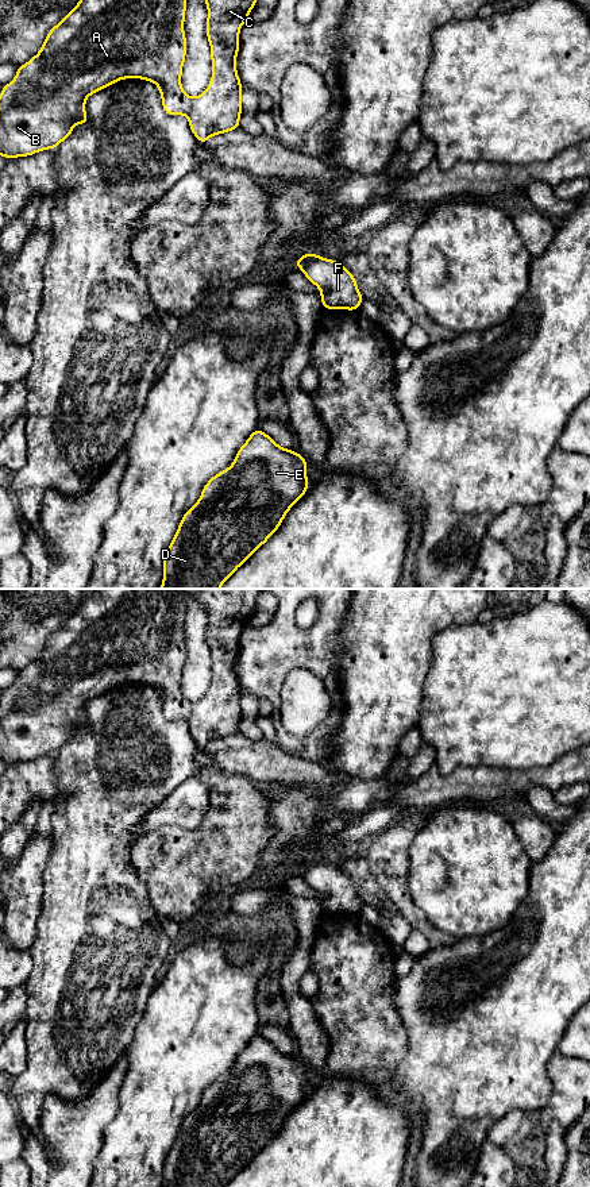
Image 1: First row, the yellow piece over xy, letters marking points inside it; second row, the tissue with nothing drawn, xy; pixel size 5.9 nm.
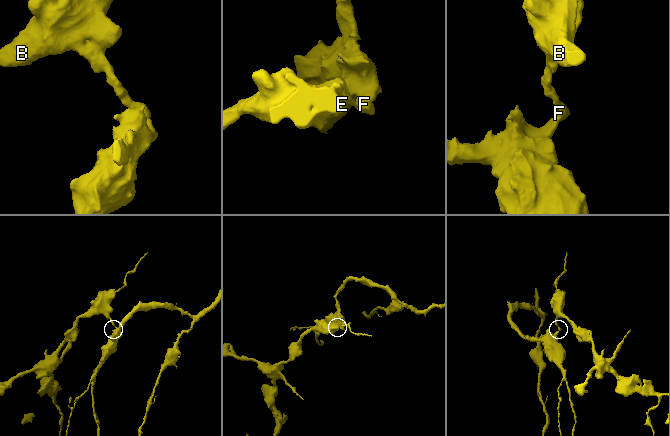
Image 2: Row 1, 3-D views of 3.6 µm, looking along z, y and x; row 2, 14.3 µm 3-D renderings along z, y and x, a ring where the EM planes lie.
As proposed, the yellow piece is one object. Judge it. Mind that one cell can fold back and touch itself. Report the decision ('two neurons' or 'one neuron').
two neurons

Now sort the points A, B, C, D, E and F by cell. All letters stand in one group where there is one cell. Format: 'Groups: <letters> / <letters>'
Groups: A B C F / D E

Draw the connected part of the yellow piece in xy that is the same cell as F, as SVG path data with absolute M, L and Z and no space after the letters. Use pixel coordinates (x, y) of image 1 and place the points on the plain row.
M305 858L296 866L305 882L321 897L323 912L356 916L363 905L355 882L340 867Z

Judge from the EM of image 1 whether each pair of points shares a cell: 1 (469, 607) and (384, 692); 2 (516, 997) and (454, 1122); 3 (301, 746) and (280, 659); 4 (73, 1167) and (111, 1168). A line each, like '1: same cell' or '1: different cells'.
1: same cell
2: same cell
3: same cell
4: different cells

